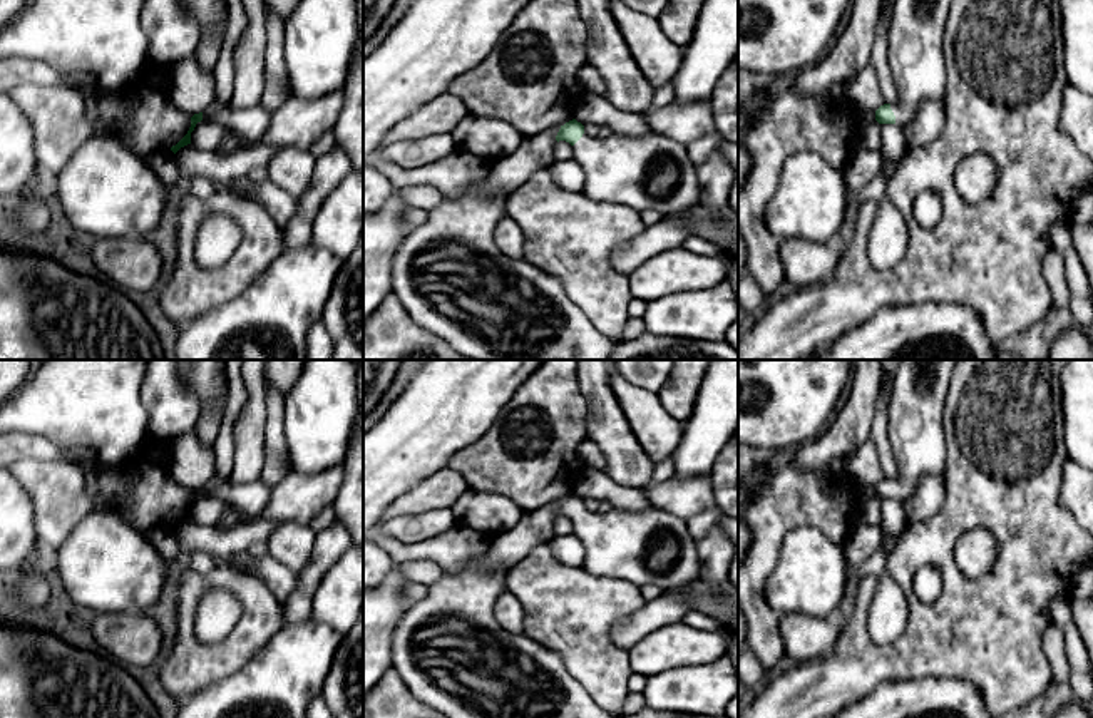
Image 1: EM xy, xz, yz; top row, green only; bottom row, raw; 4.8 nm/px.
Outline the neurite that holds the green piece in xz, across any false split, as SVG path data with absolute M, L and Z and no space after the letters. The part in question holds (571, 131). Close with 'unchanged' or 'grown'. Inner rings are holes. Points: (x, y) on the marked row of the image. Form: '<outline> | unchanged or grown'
M576 119L561 126L556 141L566 141L574 147L586 181L582 194L589 199L641 211L658 211L673 216L700 203L701 187L696 167L690 161L686 144L665 134L649 131L646 136L629 137L611 134L609 137L589 136Z | grown

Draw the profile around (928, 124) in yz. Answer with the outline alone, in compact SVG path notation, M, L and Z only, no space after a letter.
M922 102L914 121L904 126L906 152L929 146L942 132L946 107L941 102Z

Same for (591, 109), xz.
M584 92L574 112L574 119L586 124L609 126L614 134L629 137L646 136L651 129L644 114L614 109L606 99Z

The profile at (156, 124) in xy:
M141 79L126 90L131 107L131 127L126 136L114 136L129 151L147 156L171 151L189 131L191 114L179 110L159 82L146 85Z

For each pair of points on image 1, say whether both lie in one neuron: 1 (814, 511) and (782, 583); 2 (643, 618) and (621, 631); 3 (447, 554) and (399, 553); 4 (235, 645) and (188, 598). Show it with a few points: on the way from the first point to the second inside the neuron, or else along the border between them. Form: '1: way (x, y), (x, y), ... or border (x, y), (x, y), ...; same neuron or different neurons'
1: border (841, 546), (814, 528), (795, 526), (779, 553); different neurons
2: way (638, 623), (626, 631); same neuron
3: way (436, 551), (410, 551); same neuron
4: way (213, 650), (201, 650), (186, 635), (186, 620); same neuron

